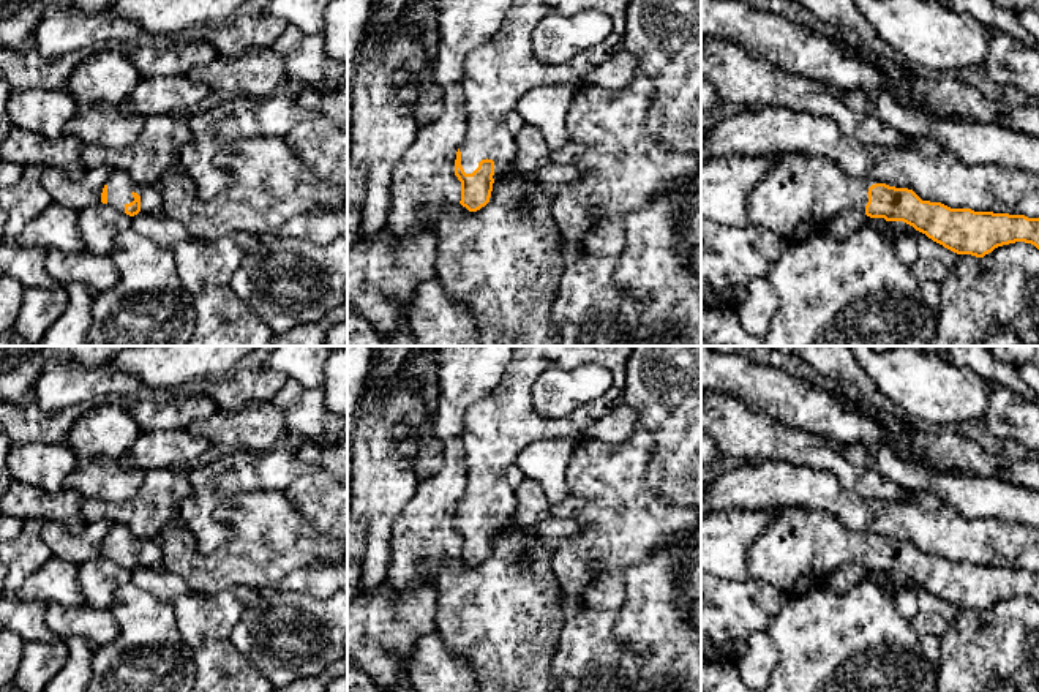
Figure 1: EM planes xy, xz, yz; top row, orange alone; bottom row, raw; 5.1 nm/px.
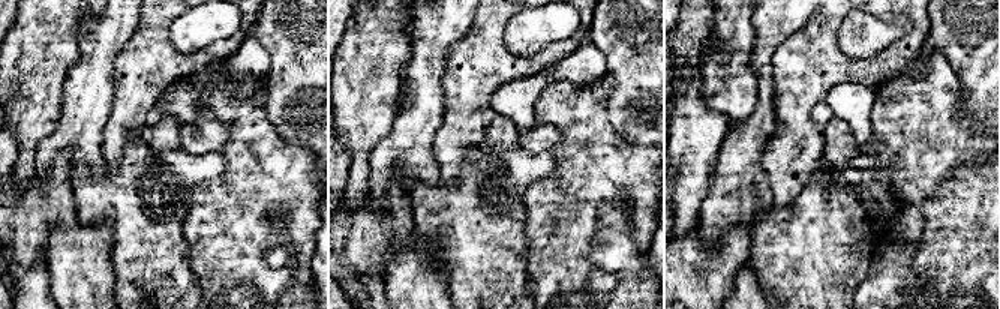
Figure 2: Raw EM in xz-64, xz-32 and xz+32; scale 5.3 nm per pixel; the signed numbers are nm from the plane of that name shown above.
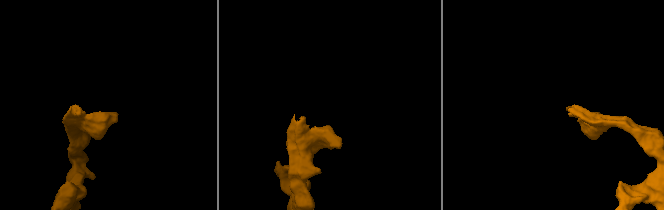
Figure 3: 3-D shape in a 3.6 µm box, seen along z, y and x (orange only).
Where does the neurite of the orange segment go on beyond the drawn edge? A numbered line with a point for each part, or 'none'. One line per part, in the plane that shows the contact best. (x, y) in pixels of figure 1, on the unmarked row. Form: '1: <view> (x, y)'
1: xz (501, 425)

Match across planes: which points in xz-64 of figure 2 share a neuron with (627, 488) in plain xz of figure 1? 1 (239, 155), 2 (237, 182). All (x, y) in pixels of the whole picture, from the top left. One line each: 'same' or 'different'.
1: same
2: same

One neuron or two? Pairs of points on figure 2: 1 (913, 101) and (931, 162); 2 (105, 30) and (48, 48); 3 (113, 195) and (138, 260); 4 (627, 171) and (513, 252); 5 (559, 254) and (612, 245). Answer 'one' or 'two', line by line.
1: one
2: two
3: one
4: two
5: two

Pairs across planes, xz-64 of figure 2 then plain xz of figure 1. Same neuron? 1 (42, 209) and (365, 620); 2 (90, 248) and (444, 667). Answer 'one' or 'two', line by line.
1: one
2: one

